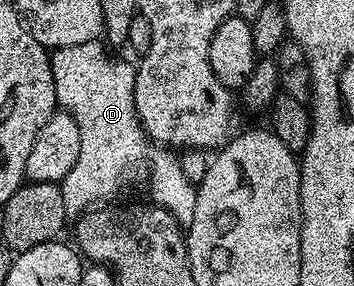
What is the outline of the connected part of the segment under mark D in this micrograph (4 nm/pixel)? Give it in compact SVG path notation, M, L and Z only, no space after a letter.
M98 40L59 47L52 51L49 59L58 107L68 110L75 116L75 124L79 124L79 157L75 159L75 168L71 168L59 184L63 204L70 216L84 214L105 200L100 198L107 197L127 178L143 173L155 157L155 163L149 168L152 203L171 212L182 228L188 228L195 216L197 186L185 174L178 160L180 157L166 149L158 149L142 130L135 108L136 69L132 65L113 66L108 52L106 43Z

